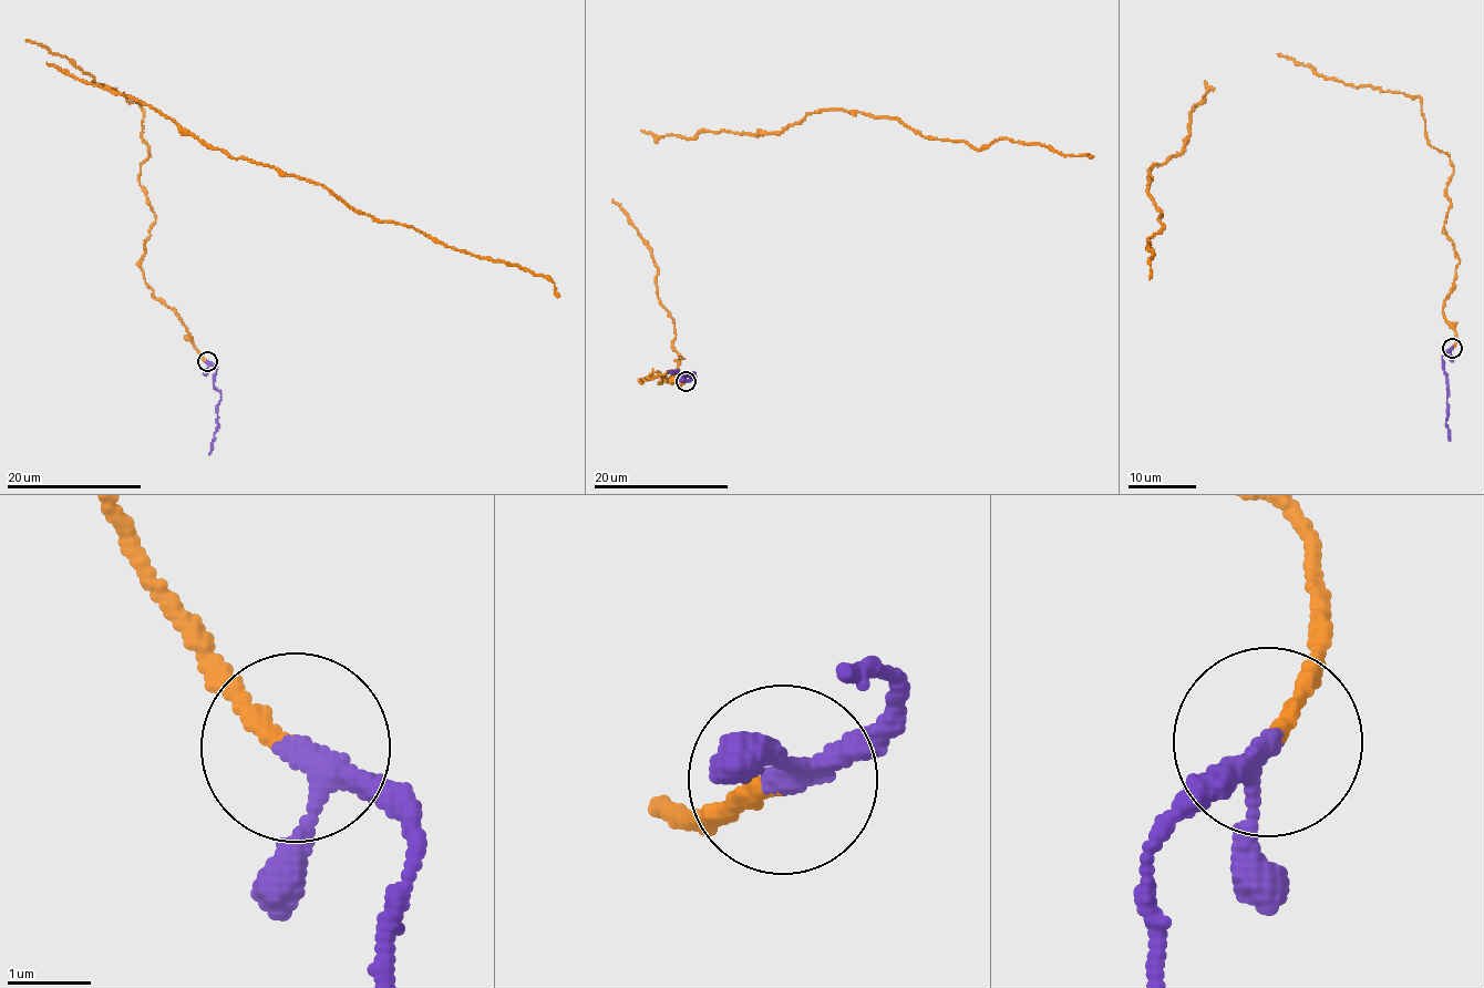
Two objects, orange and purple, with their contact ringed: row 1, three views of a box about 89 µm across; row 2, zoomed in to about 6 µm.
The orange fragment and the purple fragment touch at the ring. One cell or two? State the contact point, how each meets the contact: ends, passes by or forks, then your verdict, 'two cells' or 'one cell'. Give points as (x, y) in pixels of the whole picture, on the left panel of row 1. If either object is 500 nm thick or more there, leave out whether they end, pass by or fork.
place (207, 361); orange ends; purple passes by; one cell

